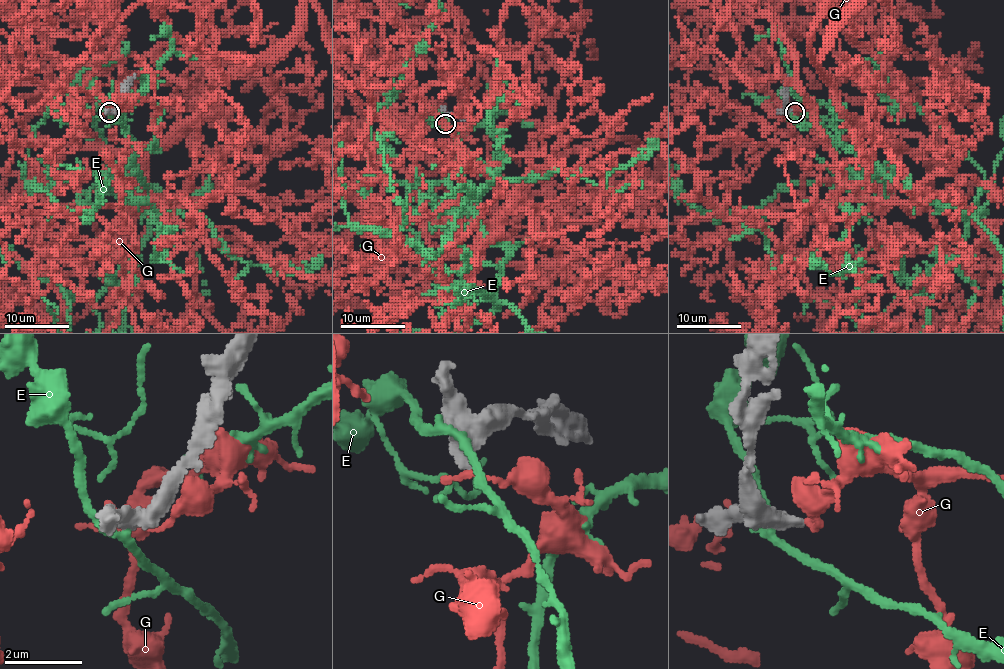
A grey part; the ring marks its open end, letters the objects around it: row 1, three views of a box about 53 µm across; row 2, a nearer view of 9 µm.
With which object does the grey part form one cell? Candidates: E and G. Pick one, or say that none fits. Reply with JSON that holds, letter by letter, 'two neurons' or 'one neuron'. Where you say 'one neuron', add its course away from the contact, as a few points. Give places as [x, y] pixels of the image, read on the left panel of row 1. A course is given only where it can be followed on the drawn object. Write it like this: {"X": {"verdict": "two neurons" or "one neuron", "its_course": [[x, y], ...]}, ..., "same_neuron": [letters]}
{"E": {"verdict": "two neurons"}, "G": {"verdict": "two neurons"}, "same_neuron": []}

